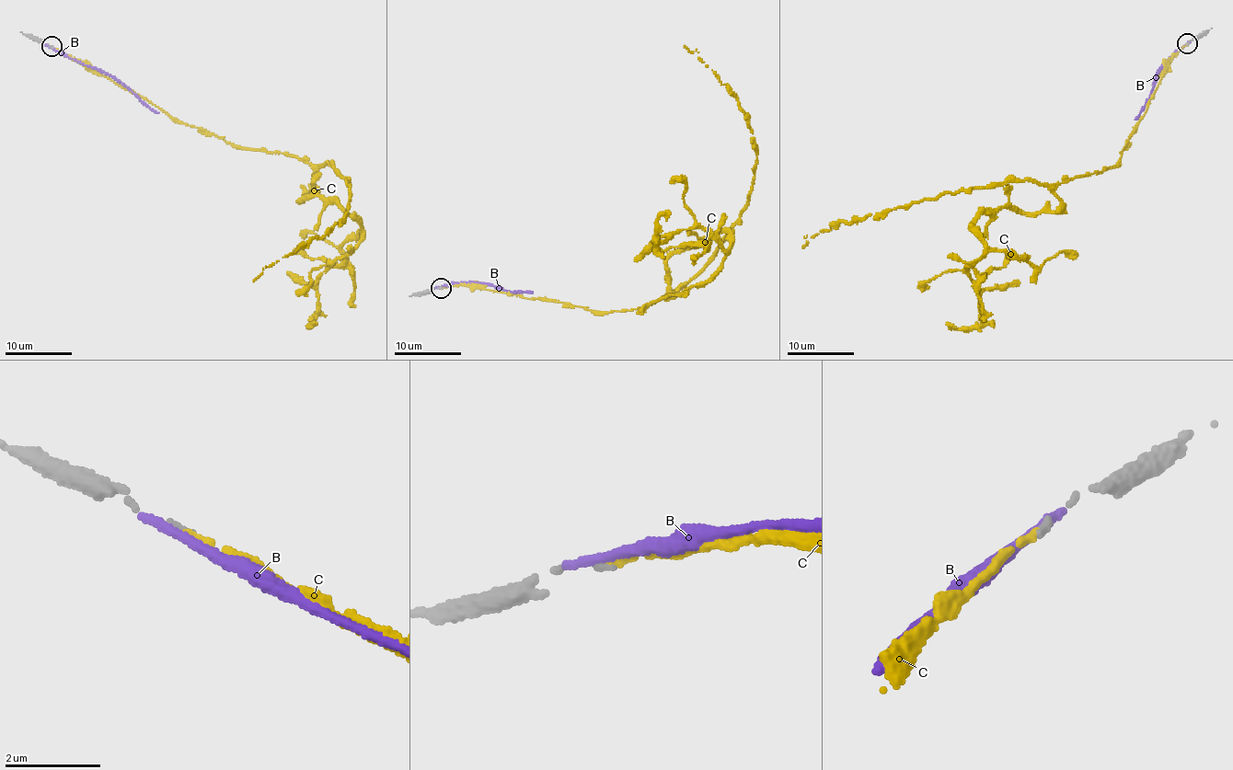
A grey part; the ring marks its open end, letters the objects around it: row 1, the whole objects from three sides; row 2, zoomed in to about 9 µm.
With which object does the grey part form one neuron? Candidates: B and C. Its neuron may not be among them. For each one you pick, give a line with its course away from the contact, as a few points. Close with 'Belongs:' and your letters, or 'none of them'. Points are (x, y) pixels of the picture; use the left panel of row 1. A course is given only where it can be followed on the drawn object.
C: Its course: (51, 46), (175, 119), (239, 147), (321, 166), (327, 162), (346, 179), (348, 209), (338, 223), (253, 281)
Belongs: C

